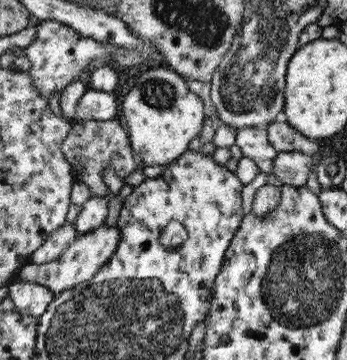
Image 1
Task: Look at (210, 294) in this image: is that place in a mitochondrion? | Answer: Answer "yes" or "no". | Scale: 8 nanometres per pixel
no

